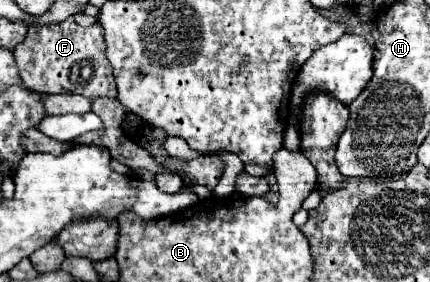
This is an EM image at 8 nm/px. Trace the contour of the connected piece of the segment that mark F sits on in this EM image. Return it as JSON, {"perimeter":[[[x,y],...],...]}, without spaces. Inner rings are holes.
{"perimeter":[[[74,17],[58,25],[32,25],[26,39],[16,47],[16,65],[22,83],[40,93],[76,93],[90,99],[116,97],[112,65],[104,53],[102,27],[80,27]]]}

